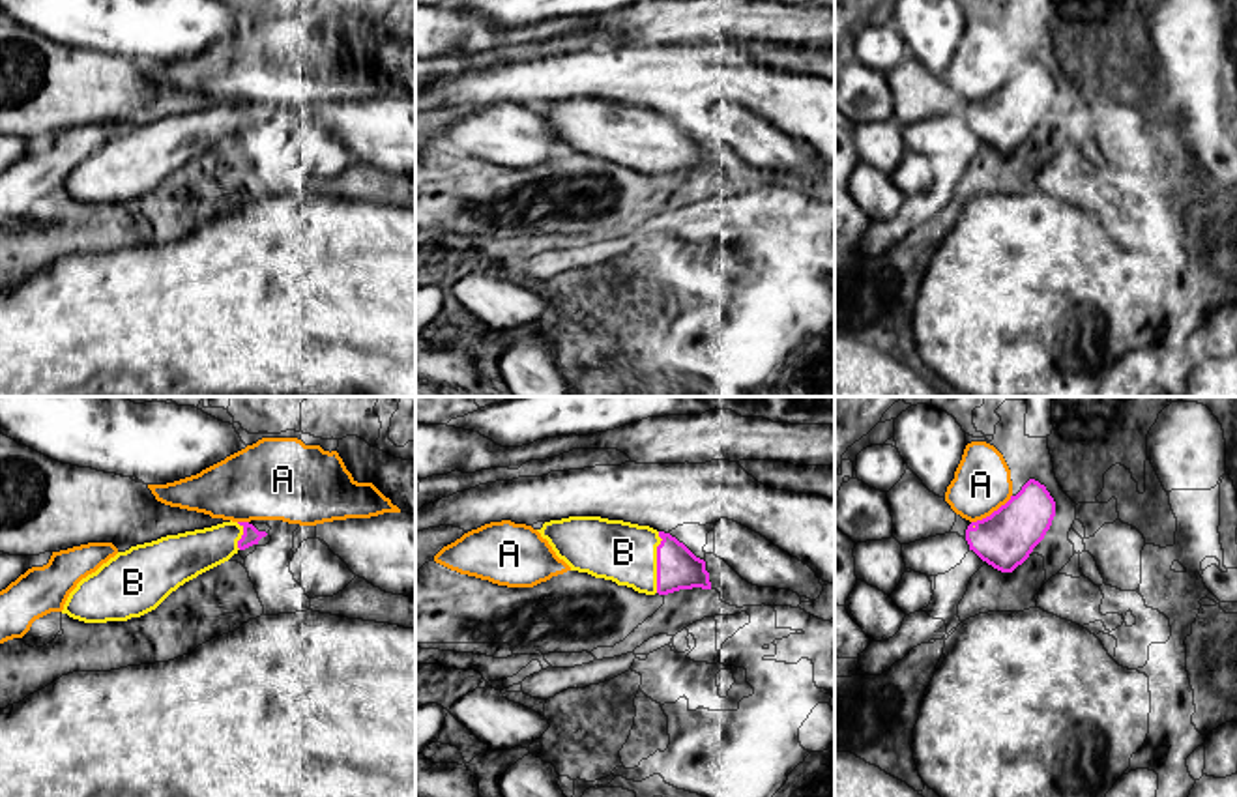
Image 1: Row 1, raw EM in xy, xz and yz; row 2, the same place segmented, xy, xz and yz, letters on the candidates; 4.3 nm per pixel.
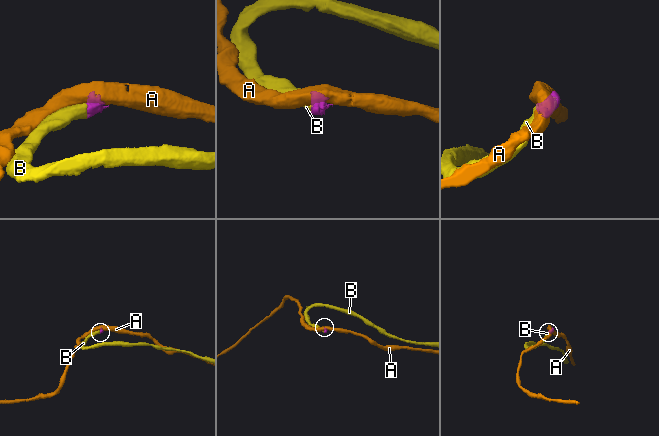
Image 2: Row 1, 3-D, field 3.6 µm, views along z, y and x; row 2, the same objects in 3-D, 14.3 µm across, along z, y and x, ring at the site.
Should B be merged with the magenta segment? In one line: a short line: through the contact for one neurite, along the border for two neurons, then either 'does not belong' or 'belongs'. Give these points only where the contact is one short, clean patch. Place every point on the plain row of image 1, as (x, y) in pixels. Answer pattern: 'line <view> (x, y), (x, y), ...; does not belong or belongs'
line xz (678, 148), (657, 143), (624, 133); belongs

